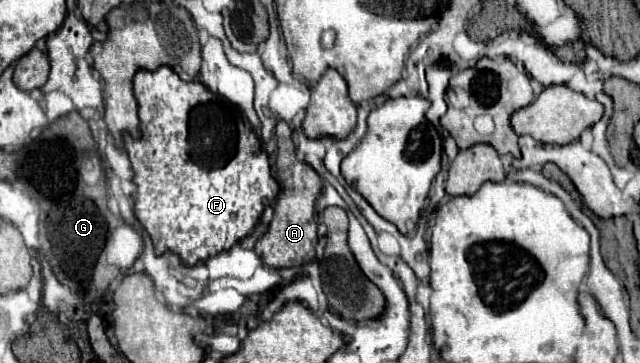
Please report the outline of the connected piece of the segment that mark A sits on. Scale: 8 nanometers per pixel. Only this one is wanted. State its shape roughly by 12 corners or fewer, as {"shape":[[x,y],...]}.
{"shape":[[279,120],[281,194],[255,244],[261,262],[289,268],[315,260],[319,174],[295,154]]}

